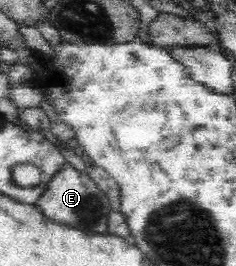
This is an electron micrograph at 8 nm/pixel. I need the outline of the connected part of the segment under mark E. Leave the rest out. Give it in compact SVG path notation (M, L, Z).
M64 162L61 168L47 183L46 191L37 199L37 206L53 222L74 226L88 233L106 233L108 215L112 211L108 196L101 192L87 174L78 171L69 162Z

